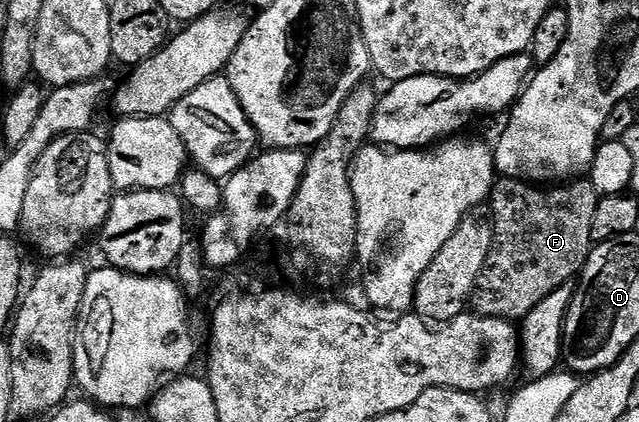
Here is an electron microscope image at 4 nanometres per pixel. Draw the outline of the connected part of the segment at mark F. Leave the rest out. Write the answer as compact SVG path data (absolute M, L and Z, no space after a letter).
M503 177L496 180L495 185L491 188L491 196L489 198L490 216L493 218L493 247L489 251L489 259L485 259L485 267L481 267L481 275L475 284L475 290L471 292L469 302L470 308L481 317L500 317L512 323L522 322L525 315L529 315L529 311L533 311L533 307L537 307L537 303L541 303L541 299L545 299L545 295L553 295L555 289L574 282L579 274L583 272L583 264L587 261L587 256L591 254L593 242L591 240L591 220L593 219L593 211L597 211L597 203L599 202L599 194L595 192L595 188L591 186L590 180L575 179L566 187L551 187L546 193L546 188L536 187L534 184L526 181L515 181L511 177Z

